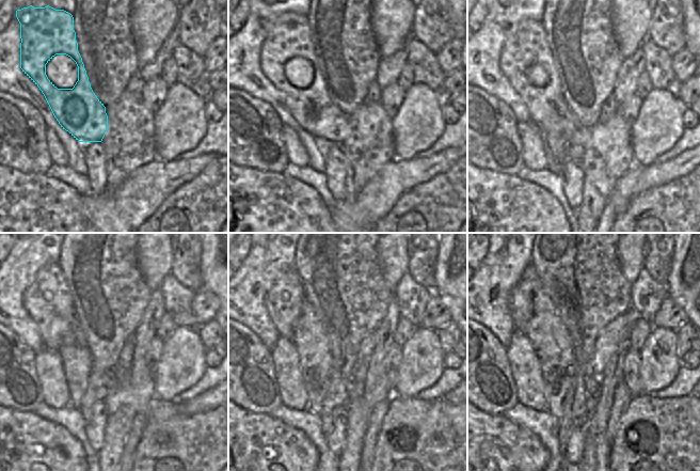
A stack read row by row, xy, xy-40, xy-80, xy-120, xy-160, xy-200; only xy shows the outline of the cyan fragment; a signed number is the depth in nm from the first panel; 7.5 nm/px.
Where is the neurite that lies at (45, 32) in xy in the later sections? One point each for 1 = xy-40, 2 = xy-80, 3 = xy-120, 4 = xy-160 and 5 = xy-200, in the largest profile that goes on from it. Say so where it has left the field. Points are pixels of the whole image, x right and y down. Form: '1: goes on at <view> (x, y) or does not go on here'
1: goes on at xy-40 (287, 35)
2: goes on at xy-80 (526, 45)
3: goes on at xy-120 (48, 301)
4: goes on at xy-160 (284, 300)
5: goes on at xy-200 (521, 297)

